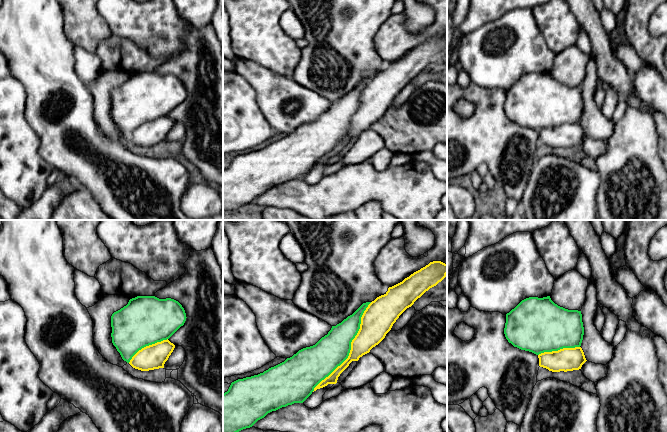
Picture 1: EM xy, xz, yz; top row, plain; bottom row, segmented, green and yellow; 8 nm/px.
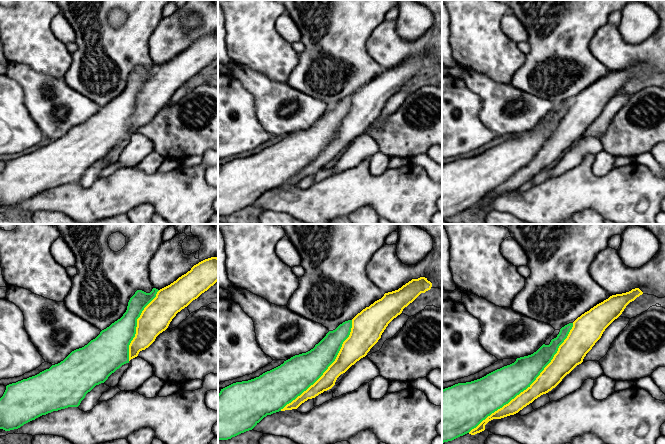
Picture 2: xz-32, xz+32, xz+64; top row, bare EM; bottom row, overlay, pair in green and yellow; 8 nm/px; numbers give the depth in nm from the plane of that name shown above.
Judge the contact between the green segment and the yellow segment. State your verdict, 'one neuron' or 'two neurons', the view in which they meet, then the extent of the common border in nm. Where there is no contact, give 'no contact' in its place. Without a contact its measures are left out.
one neuron | xz | 850 nm

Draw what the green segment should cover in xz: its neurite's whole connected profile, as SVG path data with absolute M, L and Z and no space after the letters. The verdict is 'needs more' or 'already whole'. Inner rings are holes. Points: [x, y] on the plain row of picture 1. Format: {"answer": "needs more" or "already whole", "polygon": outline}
{"answer": "needs more", "polygon": "M430 38L372 78L363 79L352 91L332 102L315 121L299 126L284 138L268 146L231 159L223 170L223 211L252 203L268 189L294 179L303 179L314 167L336 160L340 150L352 137L370 128L391 106L399 92L430 64L447 51L447 40Z"}

